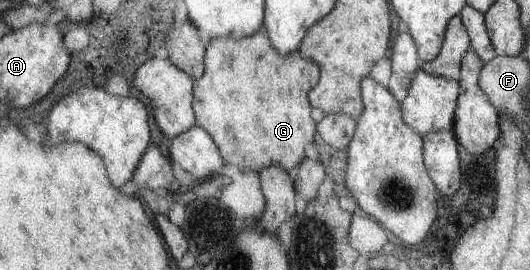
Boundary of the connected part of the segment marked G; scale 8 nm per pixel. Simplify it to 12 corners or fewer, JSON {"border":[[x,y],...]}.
{"border":[[261,28],[205,43],[195,125],[225,165],[303,160],[320,68]]}

